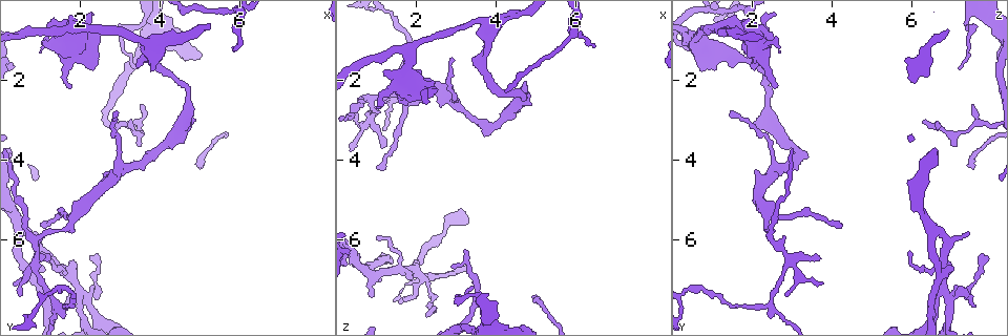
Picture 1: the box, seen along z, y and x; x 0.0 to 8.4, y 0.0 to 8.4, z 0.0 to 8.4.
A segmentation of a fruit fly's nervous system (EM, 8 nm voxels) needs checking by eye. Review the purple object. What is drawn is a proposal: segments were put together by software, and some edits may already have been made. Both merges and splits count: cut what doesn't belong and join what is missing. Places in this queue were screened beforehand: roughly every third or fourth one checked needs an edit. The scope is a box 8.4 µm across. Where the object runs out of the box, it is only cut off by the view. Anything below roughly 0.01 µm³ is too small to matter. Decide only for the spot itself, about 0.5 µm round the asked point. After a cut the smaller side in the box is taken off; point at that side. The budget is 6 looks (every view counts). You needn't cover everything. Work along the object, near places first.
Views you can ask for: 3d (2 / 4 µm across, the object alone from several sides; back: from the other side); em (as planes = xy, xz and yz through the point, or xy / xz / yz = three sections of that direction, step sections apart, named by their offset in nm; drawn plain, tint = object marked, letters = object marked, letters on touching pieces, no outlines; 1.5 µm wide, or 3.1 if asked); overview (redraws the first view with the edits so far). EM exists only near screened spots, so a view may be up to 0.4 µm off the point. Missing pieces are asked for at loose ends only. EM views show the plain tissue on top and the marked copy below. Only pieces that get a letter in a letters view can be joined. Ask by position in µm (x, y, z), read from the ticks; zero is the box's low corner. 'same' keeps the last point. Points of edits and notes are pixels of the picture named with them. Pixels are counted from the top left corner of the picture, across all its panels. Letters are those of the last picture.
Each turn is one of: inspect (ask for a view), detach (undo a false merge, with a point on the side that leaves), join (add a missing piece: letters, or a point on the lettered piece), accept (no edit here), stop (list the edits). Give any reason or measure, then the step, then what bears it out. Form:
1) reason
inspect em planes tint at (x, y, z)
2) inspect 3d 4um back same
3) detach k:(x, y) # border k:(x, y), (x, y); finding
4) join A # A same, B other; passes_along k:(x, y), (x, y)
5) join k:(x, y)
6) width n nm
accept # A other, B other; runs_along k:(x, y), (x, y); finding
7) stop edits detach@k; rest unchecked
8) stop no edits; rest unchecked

three arms meet
inspect 3d 2um back at (0.95, 5.95, 2.40)

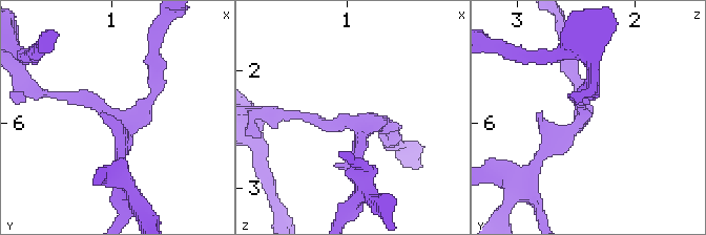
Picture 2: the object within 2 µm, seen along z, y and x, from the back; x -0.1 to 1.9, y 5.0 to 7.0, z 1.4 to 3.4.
arms 3
inspect em xz step 8 letters at (0.98, 5.92, 2.42)

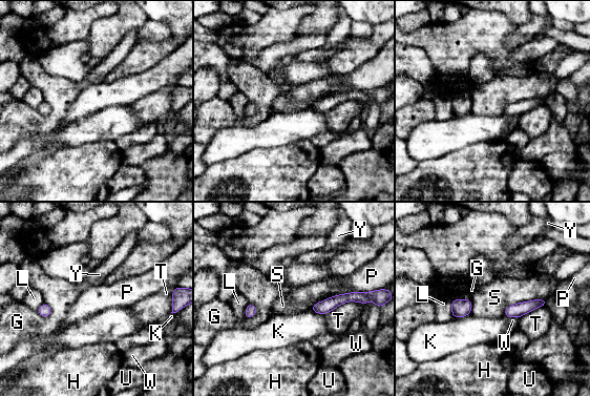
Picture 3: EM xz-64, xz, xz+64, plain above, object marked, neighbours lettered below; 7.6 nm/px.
inspect em planes letters same

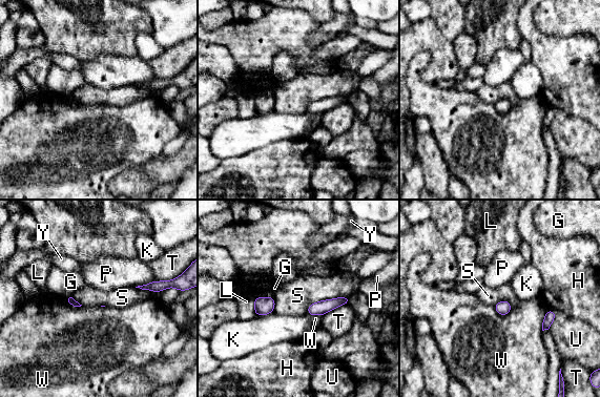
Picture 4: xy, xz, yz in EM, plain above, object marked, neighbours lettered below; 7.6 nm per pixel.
accept # G other, H other, K other, L other, P other, S other, T other, U other, W other, Y other; one neuron here

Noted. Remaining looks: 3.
sudden change in width
inspect em planes tint at (4.00, 3.80, 3.15)

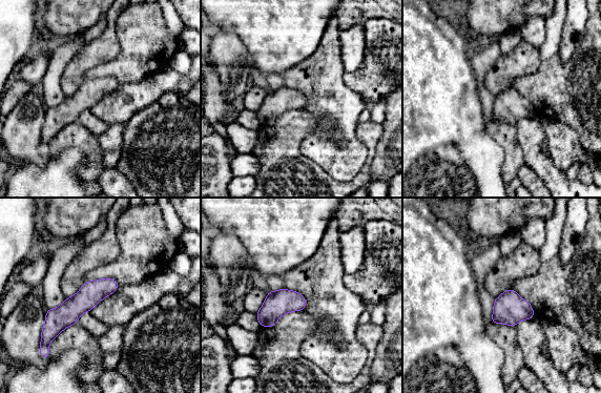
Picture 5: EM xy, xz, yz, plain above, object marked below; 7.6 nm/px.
inspect em planes letters same

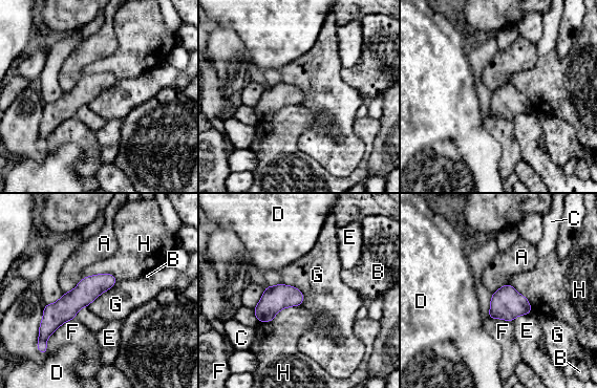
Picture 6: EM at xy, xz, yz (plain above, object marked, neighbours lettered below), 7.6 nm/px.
accept # A other, B other, C other, D other, E other, F other, G other, H other; border 6:(281, 282), (303, 295), (300, 305); all the same neuron

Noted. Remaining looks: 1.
branch stops here
inspect em planes letters at (1.00, 1.25, 2.65)

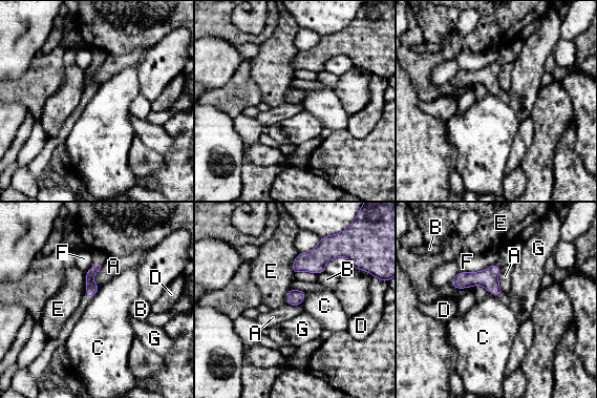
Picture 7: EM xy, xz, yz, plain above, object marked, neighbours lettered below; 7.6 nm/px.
accept # A other, B other, C other, D other, E other, F other, G other; no lettered piece goes on from it

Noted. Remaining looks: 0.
stop no edits; rest unchecked

